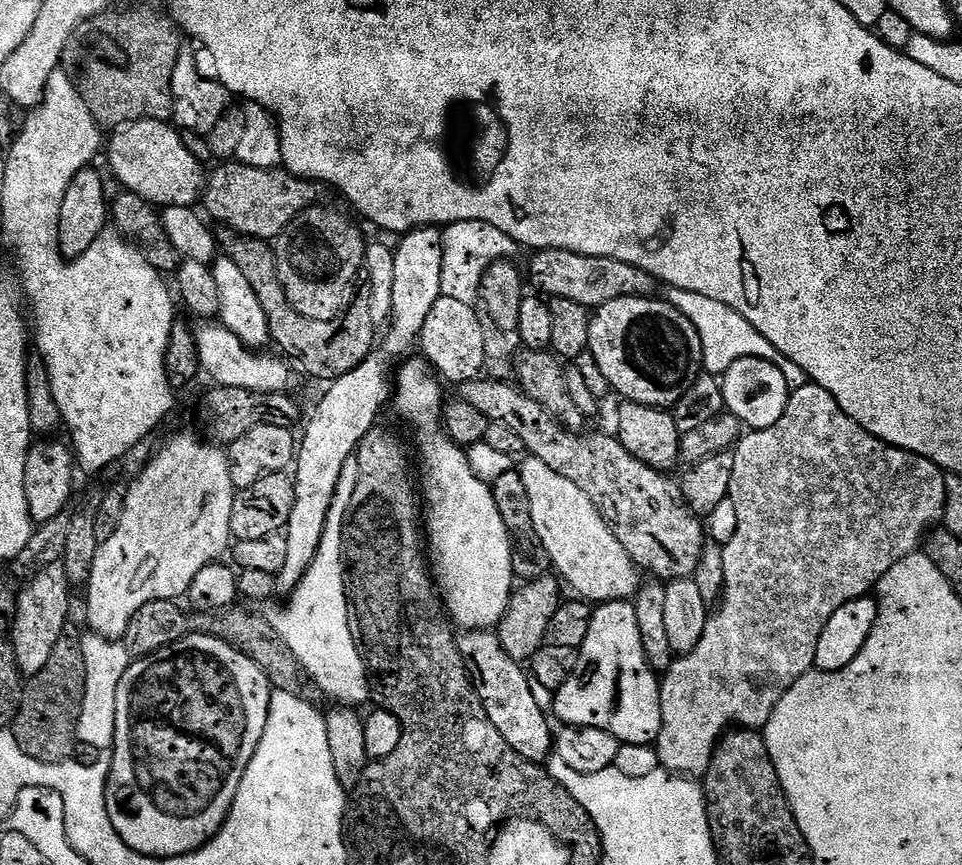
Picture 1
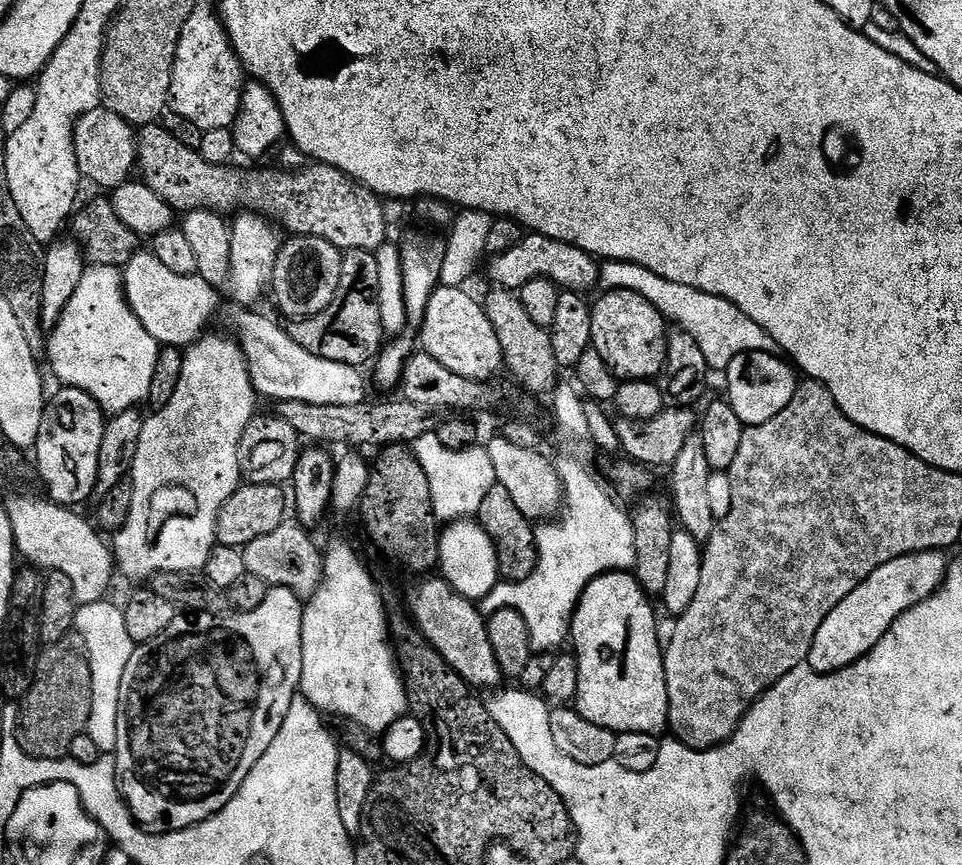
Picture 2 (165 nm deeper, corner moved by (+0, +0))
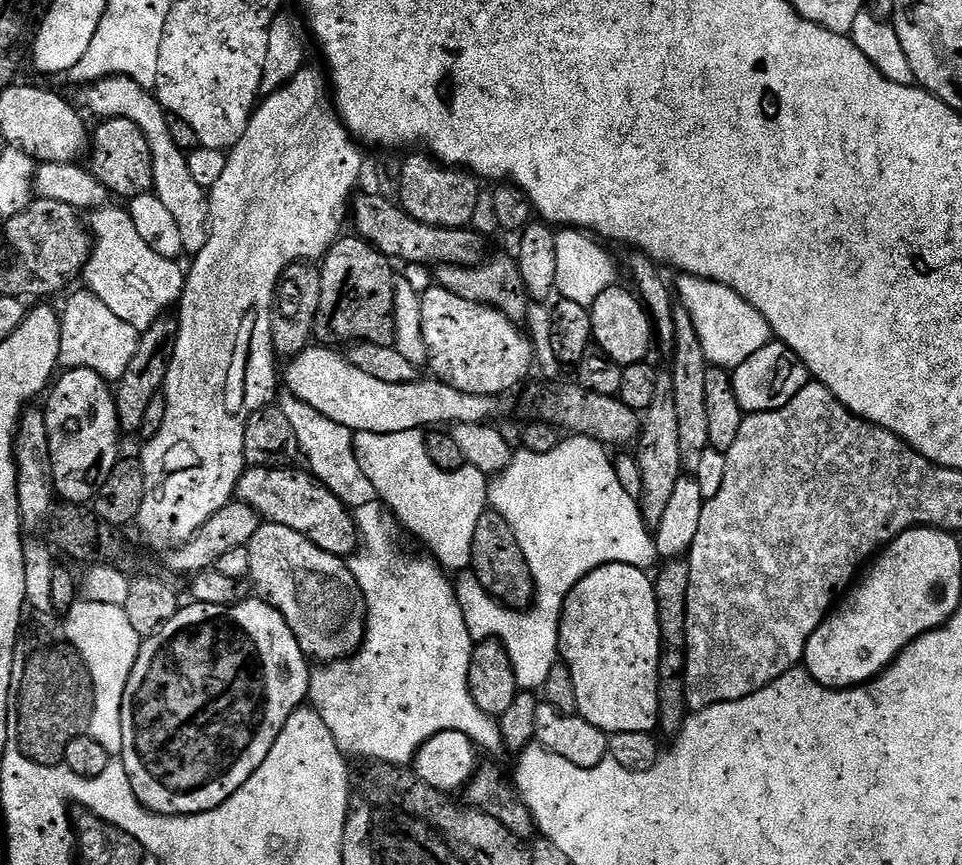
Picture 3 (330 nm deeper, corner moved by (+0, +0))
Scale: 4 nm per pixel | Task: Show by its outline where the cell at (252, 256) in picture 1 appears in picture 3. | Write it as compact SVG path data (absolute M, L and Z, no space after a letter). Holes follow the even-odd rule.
M344 234L328 249L326 263L328 269L325 267L322 272L324 299L316 316L315 339L324 346L359 342L393 347L396 343L394 290L398 276L392 273L388 257L359 236Z

